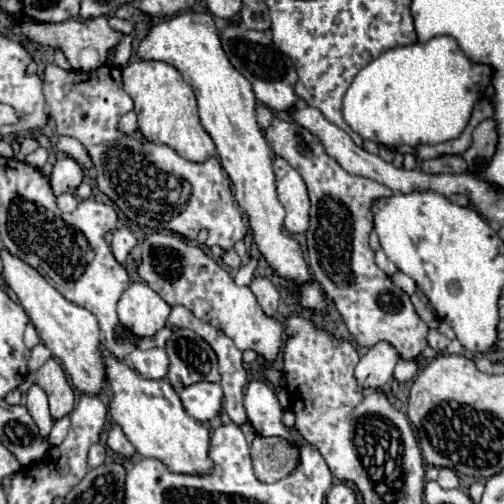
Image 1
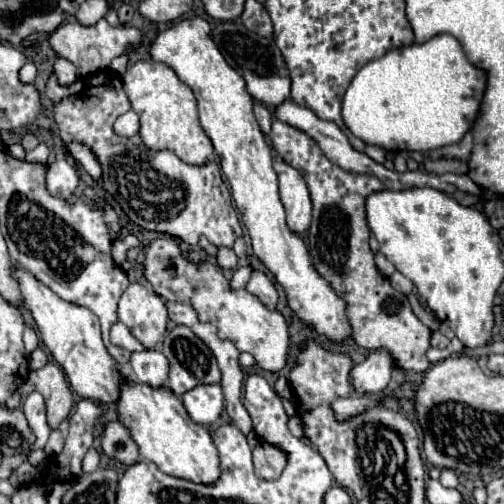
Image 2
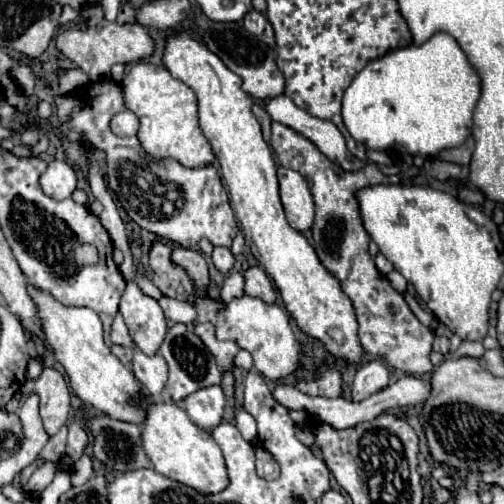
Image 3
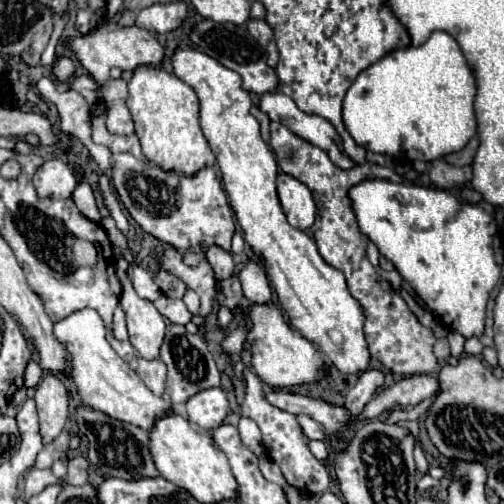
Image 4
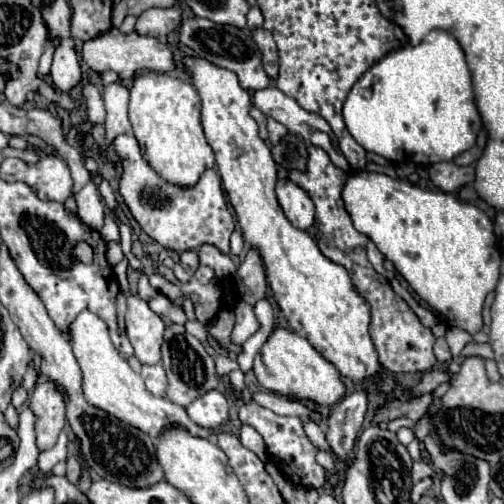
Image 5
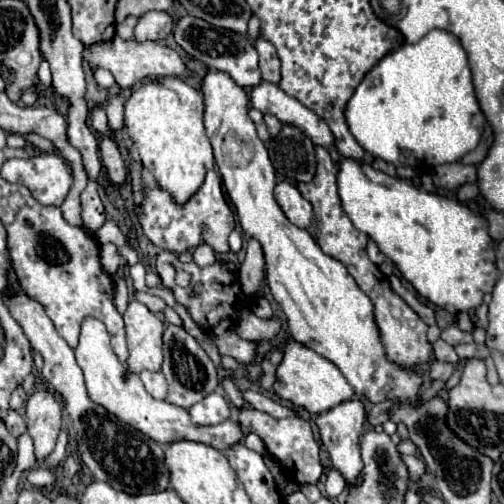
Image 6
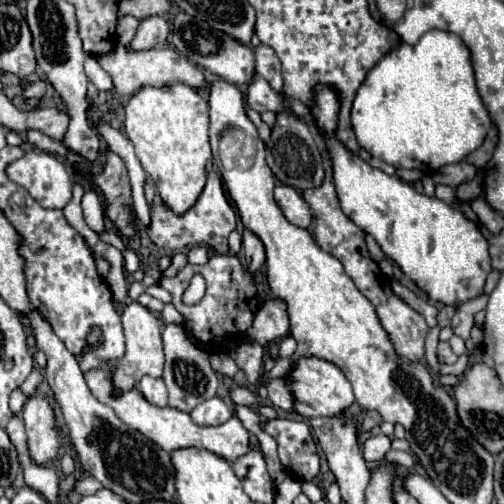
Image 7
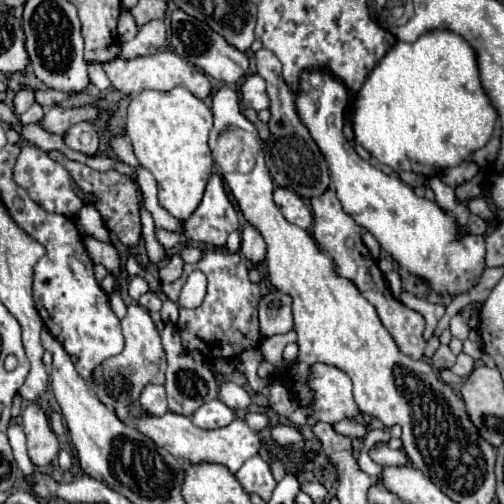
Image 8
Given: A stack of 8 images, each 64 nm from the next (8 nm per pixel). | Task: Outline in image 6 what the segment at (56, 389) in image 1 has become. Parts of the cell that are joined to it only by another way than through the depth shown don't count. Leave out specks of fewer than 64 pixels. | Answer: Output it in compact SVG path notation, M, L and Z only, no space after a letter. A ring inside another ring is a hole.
M38 388L28 398L24 416L28 422L28 432L34 440L36 458L42 462L54 450L58 432L62 428L62 402L46 388Z

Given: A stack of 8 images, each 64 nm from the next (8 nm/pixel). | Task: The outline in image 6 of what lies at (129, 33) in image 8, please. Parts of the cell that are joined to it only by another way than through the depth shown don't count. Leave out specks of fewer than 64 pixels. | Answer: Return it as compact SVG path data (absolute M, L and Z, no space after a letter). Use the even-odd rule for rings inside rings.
M128 16L118 28L116 28L116 34L120 36L120 38L124 38L124 40L130 40L130 38L134 38L134 26L136 26L136 18L134 16Z

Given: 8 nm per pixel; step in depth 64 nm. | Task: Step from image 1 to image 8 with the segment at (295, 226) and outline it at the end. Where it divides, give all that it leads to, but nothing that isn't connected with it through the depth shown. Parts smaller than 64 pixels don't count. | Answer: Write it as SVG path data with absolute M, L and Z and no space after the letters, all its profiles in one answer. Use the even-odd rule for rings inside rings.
M276 188L274 190L274 202L276 206L282 210L284 218L304 230L308 230L312 226L312 212L310 208L302 202L300 196L296 196L296 192L288 190L288 188Z

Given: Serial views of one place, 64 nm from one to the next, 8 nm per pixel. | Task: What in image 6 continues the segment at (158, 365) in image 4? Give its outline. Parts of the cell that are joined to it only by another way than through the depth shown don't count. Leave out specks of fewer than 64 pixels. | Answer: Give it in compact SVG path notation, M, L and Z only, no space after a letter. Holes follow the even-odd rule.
M142 372L140 378L142 378L142 382L144 382L148 394L152 394L154 398L160 398L160 400L166 398L168 384L166 384L162 372Z

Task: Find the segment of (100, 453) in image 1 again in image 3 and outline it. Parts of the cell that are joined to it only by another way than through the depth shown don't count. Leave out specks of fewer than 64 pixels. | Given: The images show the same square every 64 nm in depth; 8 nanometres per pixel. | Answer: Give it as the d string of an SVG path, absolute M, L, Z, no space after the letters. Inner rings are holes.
M84 454L84 456L74 464L74 472L70 474L70 476L72 476L72 484L74 484L74 486L84 484L92 474L94 474L94 460L92 460L92 456L86 456L86 454Z

